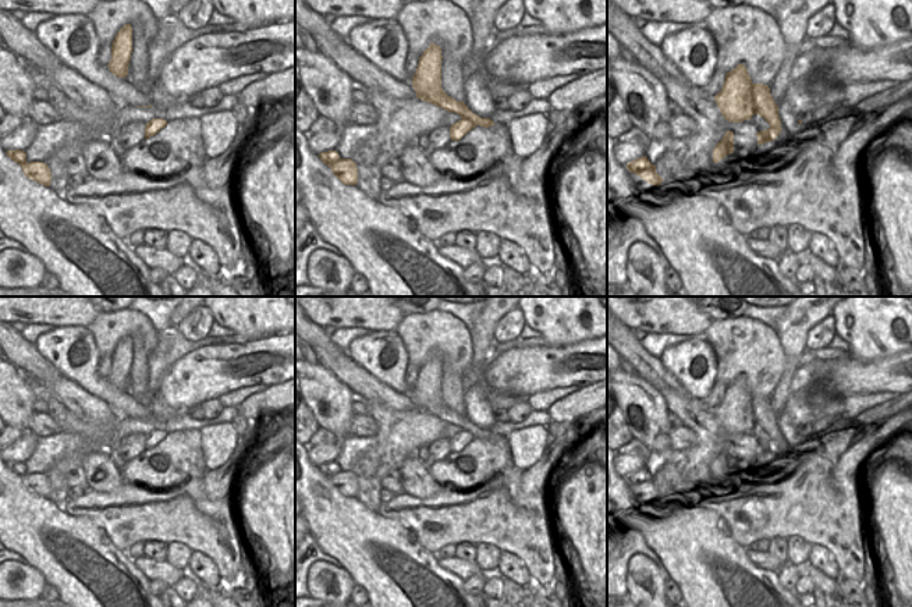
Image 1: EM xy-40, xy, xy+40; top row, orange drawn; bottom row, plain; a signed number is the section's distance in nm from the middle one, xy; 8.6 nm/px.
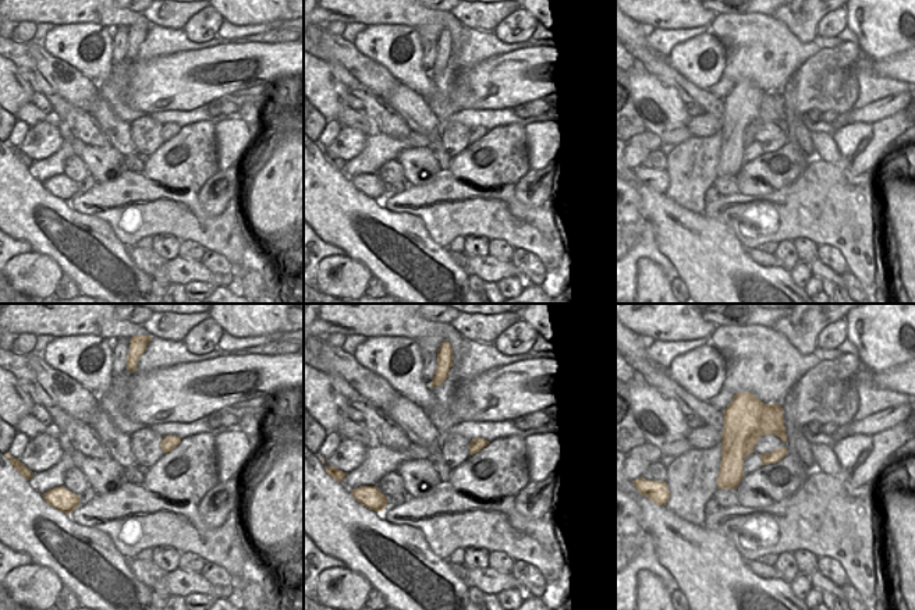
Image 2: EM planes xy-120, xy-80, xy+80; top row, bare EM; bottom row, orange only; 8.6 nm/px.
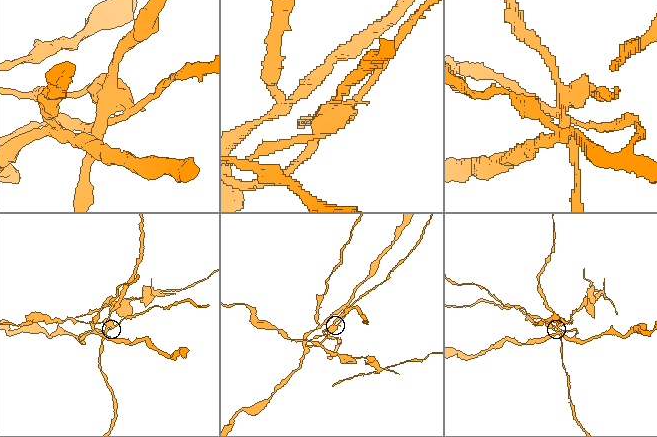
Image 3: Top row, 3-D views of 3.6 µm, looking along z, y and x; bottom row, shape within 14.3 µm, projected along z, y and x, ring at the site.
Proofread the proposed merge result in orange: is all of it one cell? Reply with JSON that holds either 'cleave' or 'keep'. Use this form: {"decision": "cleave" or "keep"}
{"decision": "cleave"}

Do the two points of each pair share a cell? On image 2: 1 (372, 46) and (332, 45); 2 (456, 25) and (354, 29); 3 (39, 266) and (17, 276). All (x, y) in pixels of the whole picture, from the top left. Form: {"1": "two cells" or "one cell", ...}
{"1": "two cells", "2": "two cells", "3": "one cell"}

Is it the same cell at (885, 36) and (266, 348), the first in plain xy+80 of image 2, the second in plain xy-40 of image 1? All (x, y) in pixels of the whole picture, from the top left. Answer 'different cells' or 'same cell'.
different cells

